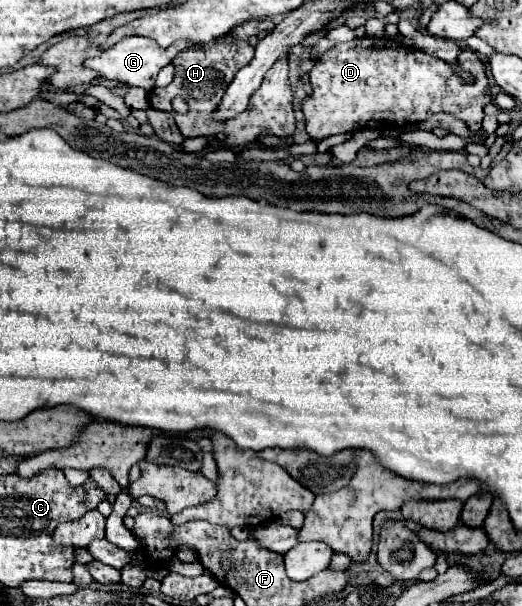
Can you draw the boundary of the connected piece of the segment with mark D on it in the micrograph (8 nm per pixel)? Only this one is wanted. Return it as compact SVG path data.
M363 37L337 43L333 49L321 53L319 61L309 71L313 93L301 103L307 133L313 139L325 139L365 127L395 129L421 123L435 113L451 113L465 121L471 131L479 131L485 117L483 107L491 103L491 95L485 95L489 87L485 65L477 53L469 49L463 49L457 61L475 77L473 83L463 83L447 61L419 49L405 49L401 45L387 47L385 39Z

